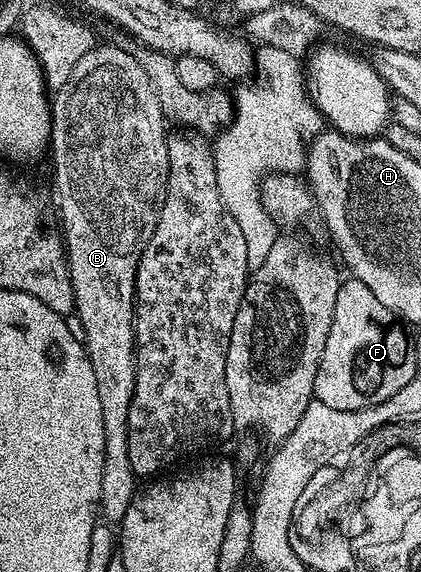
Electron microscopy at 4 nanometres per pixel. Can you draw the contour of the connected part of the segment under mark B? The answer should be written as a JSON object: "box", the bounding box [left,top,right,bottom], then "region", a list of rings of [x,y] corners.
{"box":[49,43,171,523],"region":[[[110,43],[96,44],[73,67],[69,79],[62,89],[54,94],[51,101],[51,140],[49,142],[49,157],[55,160],[55,197],[59,200],[59,209],[63,212],[63,229],[61,236],[67,251],[67,270],[71,273],[73,295],[75,296],[74,316],[79,316],[78,328],[81,330],[83,348],[87,350],[87,357],[93,363],[93,375],[97,375],[97,399],[101,399],[101,423],[105,427],[105,459],[101,471],[101,495],[99,496],[99,511],[102,520],[107,523],[122,522],[125,511],[129,511],[131,500],[137,492],[137,478],[133,467],[129,463],[129,407],[133,403],[135,394],[135,280],[137,267],[149,239],[153,239],[153,231],[161,219],[161,211],[166,199],[171,176],[171,154],[167,151],[169,136],[168,122],[161,111],[161,103],[155,94],[153,83],[149,83],[149,75],[145,75],[145,67],[137,63],[133,53],[121,51],[116,45]]]}

